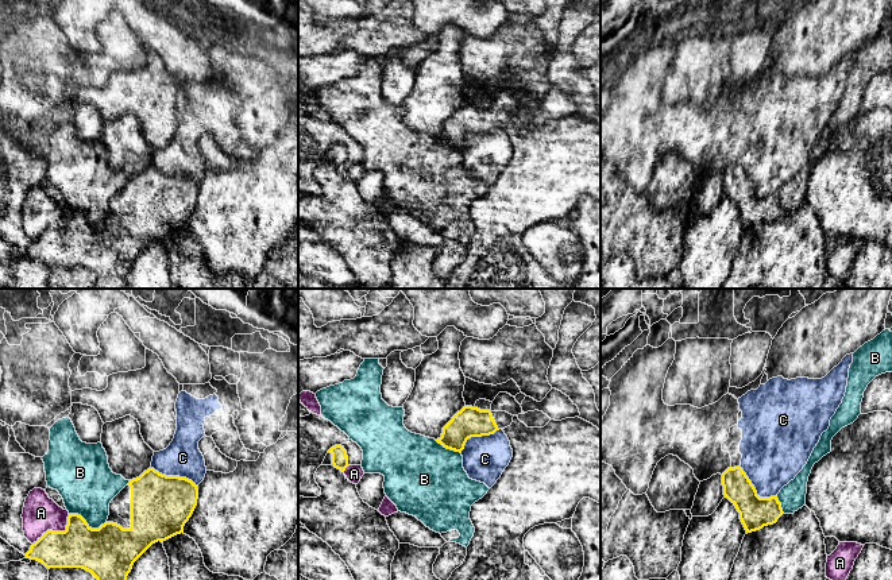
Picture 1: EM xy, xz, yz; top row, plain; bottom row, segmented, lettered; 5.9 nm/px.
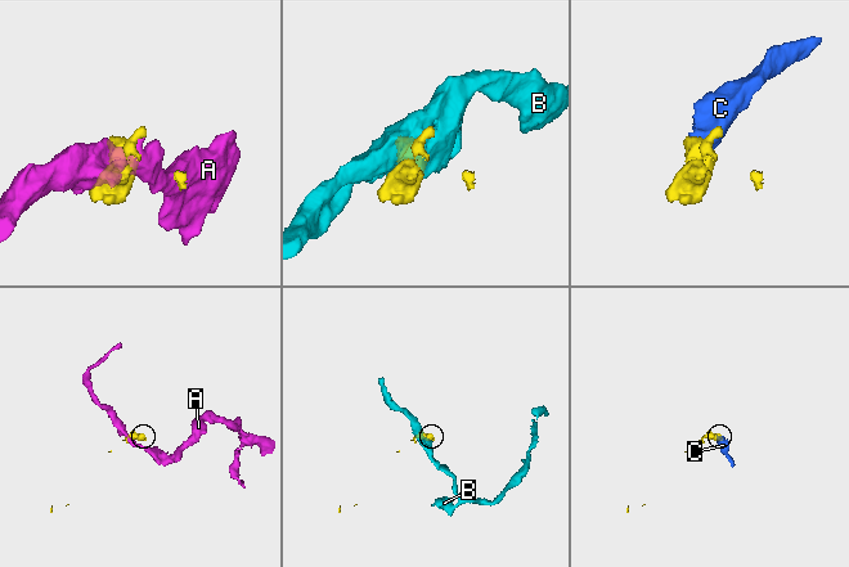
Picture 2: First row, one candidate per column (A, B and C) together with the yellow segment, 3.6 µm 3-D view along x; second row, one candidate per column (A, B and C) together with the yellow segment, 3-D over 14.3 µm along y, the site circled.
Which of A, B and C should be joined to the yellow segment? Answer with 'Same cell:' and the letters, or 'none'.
Same cell: none

